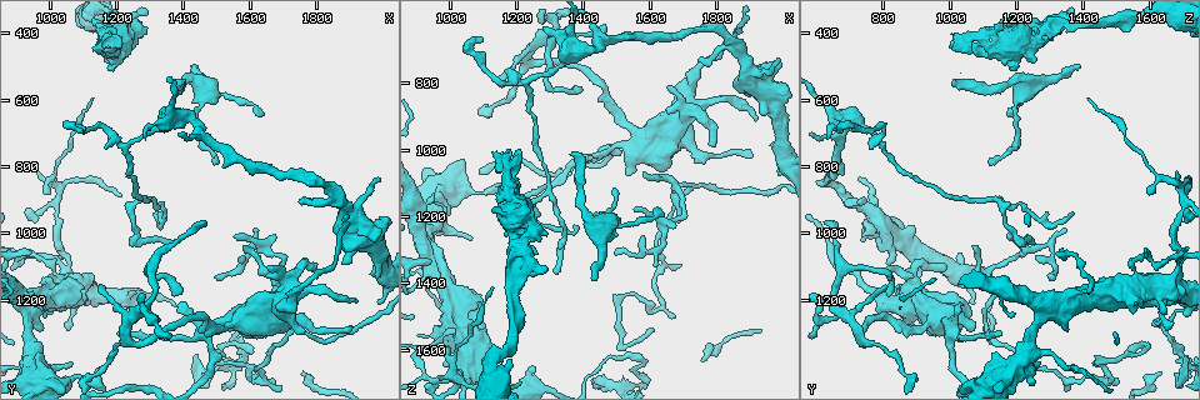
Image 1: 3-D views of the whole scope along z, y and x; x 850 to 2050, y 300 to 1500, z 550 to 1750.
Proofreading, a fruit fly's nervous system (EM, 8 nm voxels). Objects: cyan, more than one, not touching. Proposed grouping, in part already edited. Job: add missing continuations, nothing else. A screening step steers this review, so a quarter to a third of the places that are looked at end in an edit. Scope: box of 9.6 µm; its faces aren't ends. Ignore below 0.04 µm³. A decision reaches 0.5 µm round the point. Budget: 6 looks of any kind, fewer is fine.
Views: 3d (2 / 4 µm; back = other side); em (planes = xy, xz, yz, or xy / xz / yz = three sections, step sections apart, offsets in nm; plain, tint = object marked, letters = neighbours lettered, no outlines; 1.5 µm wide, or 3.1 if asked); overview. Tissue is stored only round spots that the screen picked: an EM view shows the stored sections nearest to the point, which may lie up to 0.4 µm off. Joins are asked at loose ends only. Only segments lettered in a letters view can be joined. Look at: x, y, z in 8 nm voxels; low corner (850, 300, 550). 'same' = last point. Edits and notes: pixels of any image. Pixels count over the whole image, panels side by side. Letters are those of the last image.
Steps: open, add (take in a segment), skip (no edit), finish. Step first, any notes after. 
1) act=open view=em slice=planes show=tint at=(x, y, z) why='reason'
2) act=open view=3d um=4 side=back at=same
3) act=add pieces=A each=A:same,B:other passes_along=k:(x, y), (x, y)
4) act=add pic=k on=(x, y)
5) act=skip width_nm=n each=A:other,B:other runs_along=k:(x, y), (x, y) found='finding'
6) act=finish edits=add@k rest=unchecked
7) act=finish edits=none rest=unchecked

act=open view=em slice=planes show=letters at=(1390, 1170, 810)

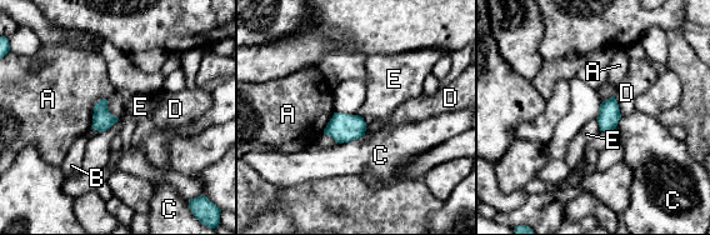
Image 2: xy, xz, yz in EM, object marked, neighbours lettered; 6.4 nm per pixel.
act=skip each=A:other,B:other,C:other,D:other,E:other border=2:(119, 118), (109, 128), (99, 133) found='none of them fits'

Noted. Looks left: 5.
act=open view=3d um=2 side=back at=(1490, 780, 1110) why='an open end'

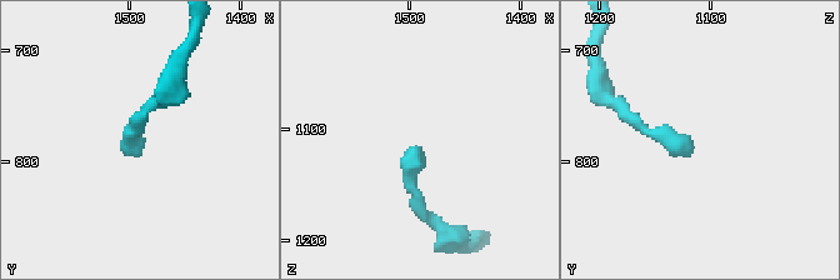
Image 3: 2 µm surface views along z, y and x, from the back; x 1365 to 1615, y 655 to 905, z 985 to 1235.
act=open view=em slice=planes show=plain at=(1488, 790, 1114)

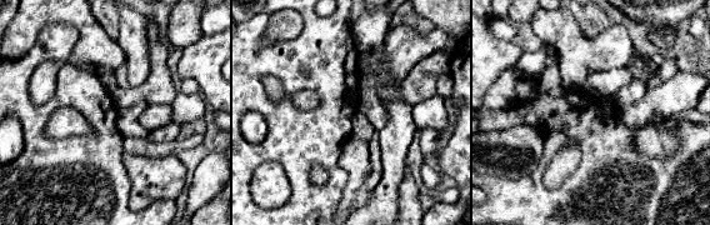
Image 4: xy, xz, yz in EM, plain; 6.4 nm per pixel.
act=open view=em slice=planes show=letters at=same why='what lies round it'

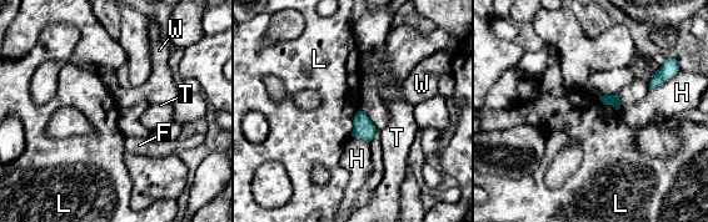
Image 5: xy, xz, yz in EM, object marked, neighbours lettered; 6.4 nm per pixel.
act=skip each=F:other,H:other,L:other,T:other,W:other found='none of them fits'

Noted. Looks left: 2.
act=open view=em slice=planes show=letters at=(1270, 420, 1260) why='free end'

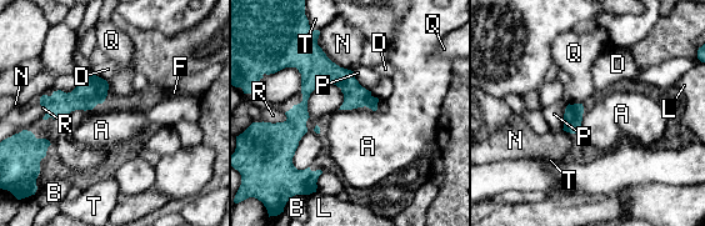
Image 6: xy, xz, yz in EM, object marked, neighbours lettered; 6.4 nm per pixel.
act=skip each=A:other,B:other,D:other,F:other,L:other,N:other,P:other,Q:other,R:other,T:other border=6:(339, 109), (368, 106), (375, 111) found='none of them fits'

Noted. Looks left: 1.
act=finish edits=none rest=unchecked

